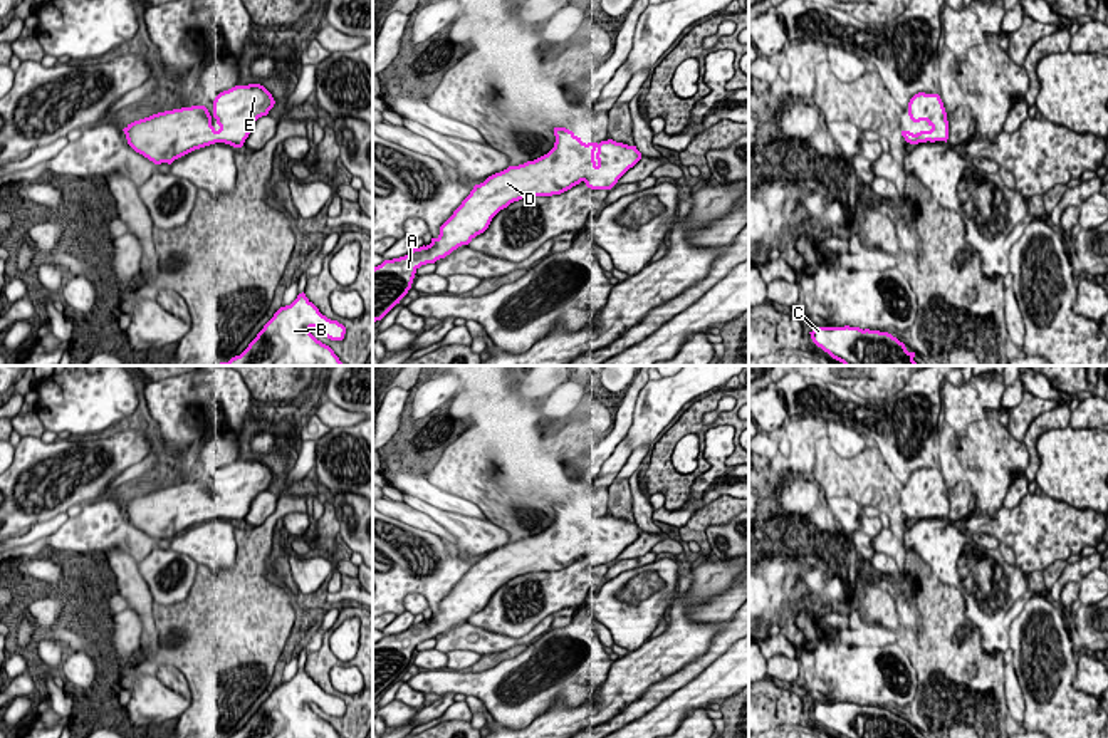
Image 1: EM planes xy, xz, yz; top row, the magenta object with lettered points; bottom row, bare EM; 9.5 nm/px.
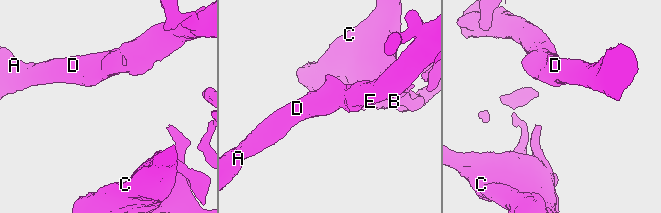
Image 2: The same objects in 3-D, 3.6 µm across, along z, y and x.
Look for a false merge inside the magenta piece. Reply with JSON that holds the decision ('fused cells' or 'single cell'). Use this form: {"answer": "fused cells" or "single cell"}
{"answer": "single cell"}

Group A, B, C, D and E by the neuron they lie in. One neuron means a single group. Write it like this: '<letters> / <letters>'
A B C D E

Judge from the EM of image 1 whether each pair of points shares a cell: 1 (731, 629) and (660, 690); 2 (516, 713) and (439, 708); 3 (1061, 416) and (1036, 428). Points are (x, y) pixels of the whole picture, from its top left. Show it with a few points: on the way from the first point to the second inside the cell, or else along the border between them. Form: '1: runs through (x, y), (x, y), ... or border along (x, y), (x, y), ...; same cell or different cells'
1: runs through (717, 648), (679, 680); same cell
2: border along (455, 693), (442, 695); different cells
3: runs through (1055, 420), (1043, 423); same cell

